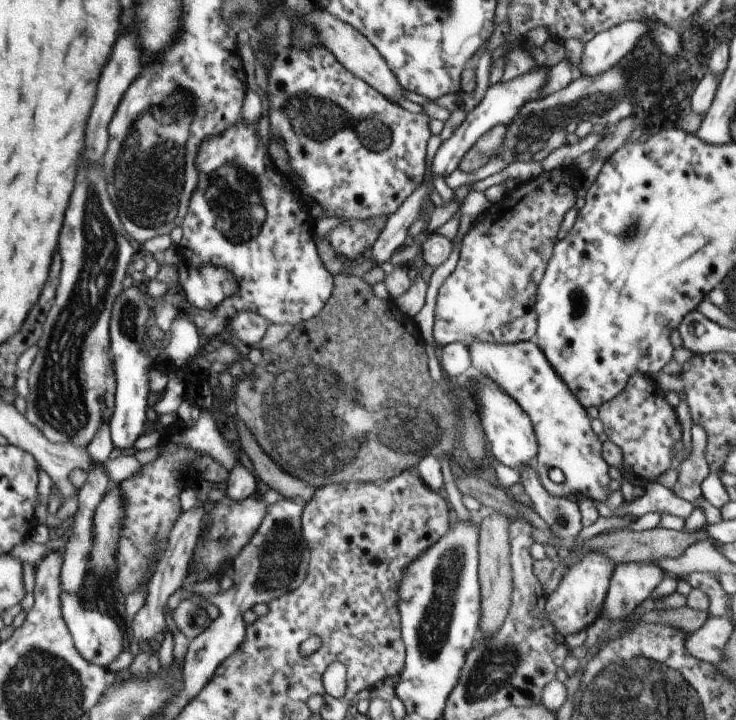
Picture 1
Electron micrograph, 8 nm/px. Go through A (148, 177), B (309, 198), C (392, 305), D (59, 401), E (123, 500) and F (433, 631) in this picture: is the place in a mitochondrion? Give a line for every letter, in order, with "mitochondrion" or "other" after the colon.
A: mitochondrion
B: other
C: other
D: mitochondrion
E: other
F: mitochondrion

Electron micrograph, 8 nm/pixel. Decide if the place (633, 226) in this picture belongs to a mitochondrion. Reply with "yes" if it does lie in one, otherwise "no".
yes

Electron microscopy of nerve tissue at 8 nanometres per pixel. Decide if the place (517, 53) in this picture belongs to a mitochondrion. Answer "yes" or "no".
no

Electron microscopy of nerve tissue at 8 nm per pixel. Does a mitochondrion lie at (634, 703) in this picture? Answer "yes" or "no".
yes

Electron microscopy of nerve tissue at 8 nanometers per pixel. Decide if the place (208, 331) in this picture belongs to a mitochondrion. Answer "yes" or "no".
no

